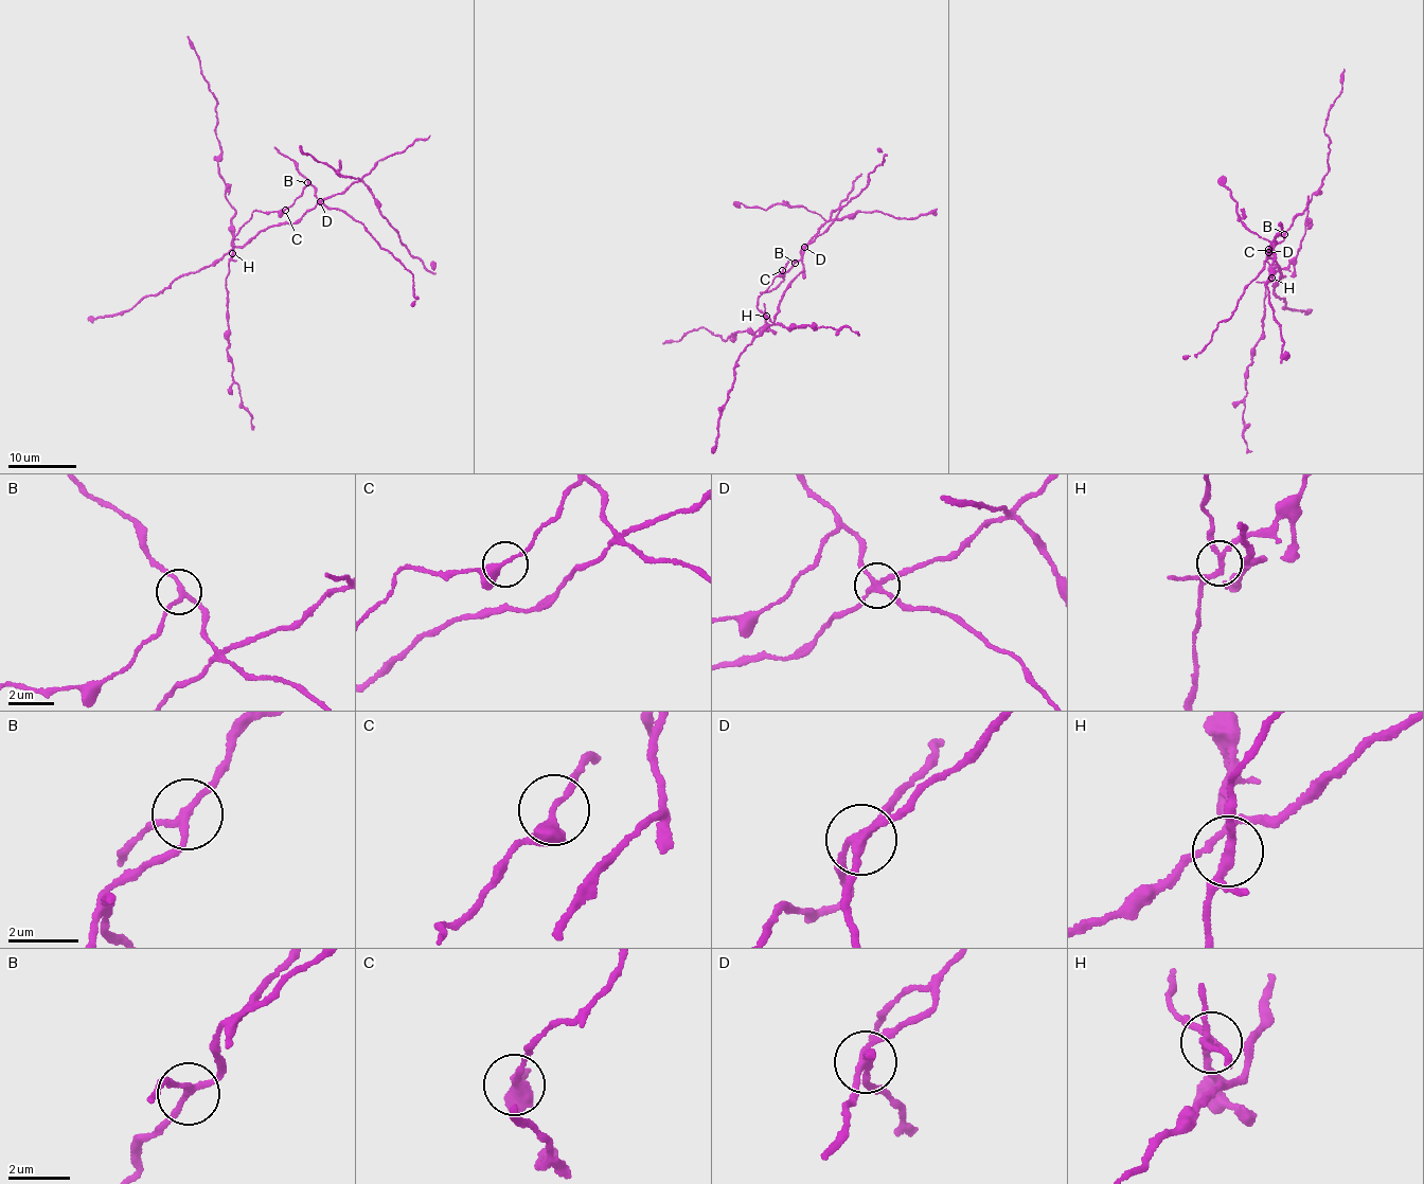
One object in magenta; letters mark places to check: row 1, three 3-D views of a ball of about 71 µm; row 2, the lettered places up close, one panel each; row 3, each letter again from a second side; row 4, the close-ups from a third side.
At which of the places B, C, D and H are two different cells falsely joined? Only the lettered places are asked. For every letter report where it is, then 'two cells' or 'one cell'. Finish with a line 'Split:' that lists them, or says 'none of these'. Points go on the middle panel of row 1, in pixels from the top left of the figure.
B: (795, 263) | one cell
C: (782, 270) | one cell
D: (804, 247) | two cells
H: (766, 316) | two cells
Split: D, H

